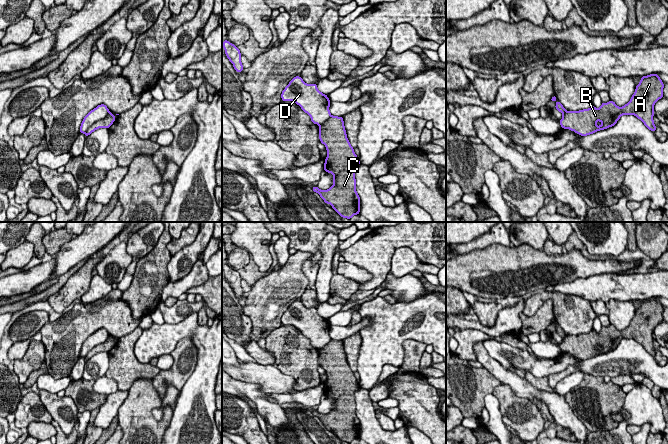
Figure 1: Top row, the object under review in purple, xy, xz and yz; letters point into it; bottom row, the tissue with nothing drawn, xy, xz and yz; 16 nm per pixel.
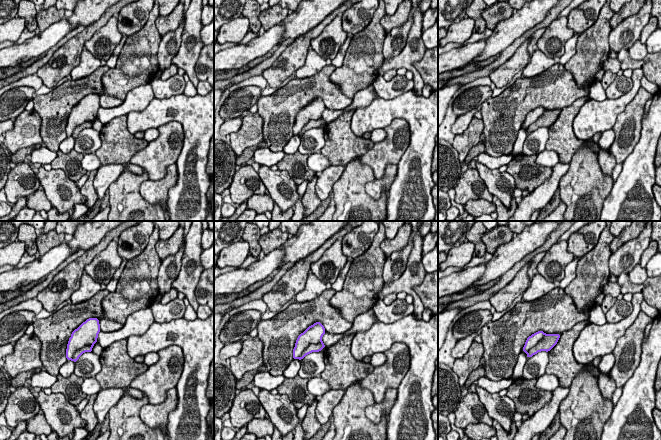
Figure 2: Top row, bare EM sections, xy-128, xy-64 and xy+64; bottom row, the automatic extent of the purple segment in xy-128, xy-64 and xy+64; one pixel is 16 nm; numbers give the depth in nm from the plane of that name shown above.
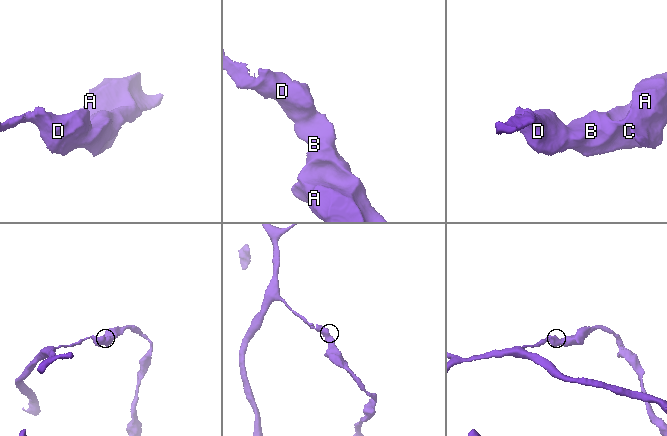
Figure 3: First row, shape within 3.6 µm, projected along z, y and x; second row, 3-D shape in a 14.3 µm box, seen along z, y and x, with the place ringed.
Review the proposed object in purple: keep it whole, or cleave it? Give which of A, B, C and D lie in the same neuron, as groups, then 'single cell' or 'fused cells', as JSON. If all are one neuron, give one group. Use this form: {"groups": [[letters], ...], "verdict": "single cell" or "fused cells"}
{"groups": [["A", "B", "C"], ["D"]], "verdict": "fused cells"}

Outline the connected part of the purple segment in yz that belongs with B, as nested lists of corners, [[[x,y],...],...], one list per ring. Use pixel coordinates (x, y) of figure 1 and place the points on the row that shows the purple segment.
[[[658,74],[641,77],[630,101],[623,107],[618,107],[614,101],[602,102],[599,108],[592,105],[589,109],[567,111],[559,124],[561,128],[569,129],[581,136],[587,136],[597,131],[614,126],[622,115],[634,115],[644,125],[655,132],[654,105],[663,98],[664,83]]]

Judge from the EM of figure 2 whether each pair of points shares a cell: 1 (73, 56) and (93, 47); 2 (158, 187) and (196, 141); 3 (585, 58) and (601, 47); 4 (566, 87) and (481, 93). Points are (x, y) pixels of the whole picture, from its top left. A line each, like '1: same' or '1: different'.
1: different
2: different
3: same
4: different

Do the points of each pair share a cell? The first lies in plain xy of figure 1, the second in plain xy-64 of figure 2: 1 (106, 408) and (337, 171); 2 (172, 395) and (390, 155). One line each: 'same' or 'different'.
1: same
2: different

